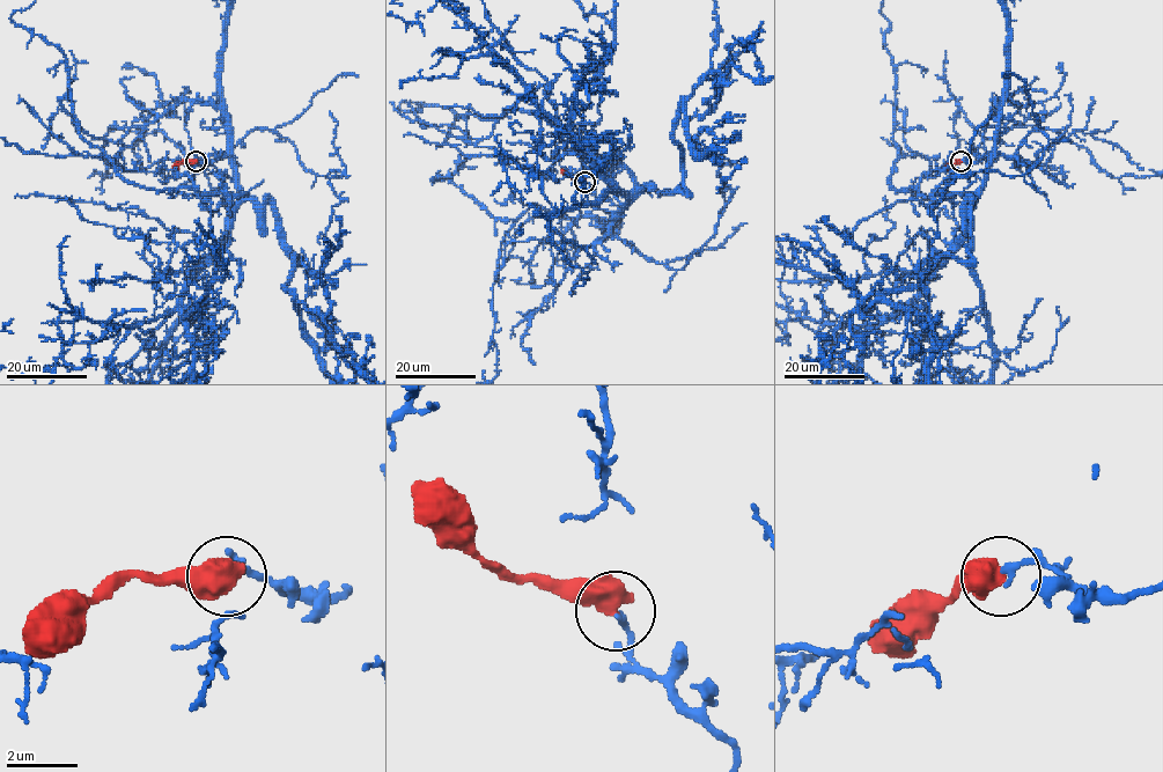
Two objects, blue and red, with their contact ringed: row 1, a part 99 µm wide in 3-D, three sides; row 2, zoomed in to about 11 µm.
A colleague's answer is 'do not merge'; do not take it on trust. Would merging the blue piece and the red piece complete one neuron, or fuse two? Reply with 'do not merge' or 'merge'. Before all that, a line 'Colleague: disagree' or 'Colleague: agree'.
Colleague: agree
do not merge

